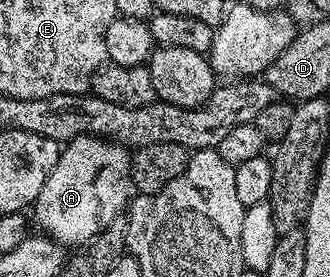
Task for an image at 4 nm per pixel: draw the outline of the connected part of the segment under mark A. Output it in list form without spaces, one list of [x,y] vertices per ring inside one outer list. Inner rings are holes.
[[[90,134],[66,141],[62,145],[57,166],[53,166],[49,178],[45,178],[45,186],[41,186],[41,194],[33,205],[35,220],[40,228],[38,231],[60,246],[82,246],[88,240],[92,240],[98,232],[105,230],[128,207],[129,197],[133,192],[131,157],[132,153],[124,145]]]

